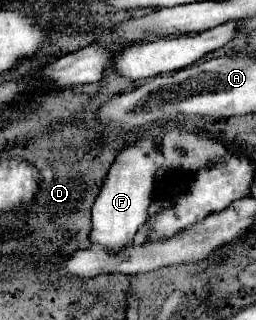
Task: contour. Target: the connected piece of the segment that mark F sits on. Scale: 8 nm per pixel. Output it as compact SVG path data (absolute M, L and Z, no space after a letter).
M141 139L119 153L93 205L93 243L101 245L103 249L119 249L119 245L133 241L137 229L147 221L147 207L153 195L153 177L157 171L157 155L159 153L153 139Z

